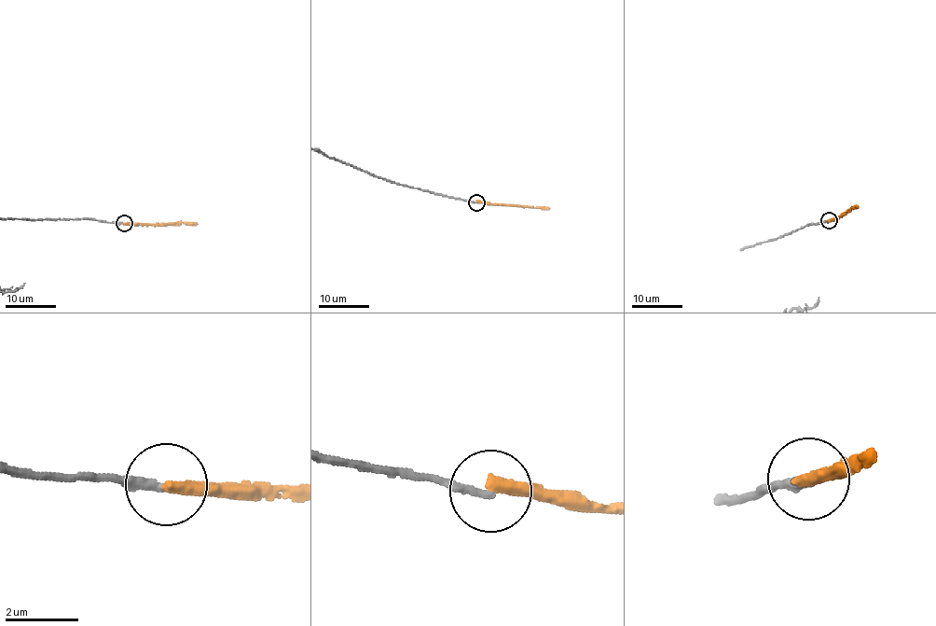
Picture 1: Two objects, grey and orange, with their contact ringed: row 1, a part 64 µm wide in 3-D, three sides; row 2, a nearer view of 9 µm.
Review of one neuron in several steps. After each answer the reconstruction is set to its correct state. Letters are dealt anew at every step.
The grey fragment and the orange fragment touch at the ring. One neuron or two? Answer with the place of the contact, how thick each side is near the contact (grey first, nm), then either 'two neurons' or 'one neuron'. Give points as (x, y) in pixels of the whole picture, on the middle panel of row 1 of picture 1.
place (476, 202); calibres 220 and 360 nm; two neurons

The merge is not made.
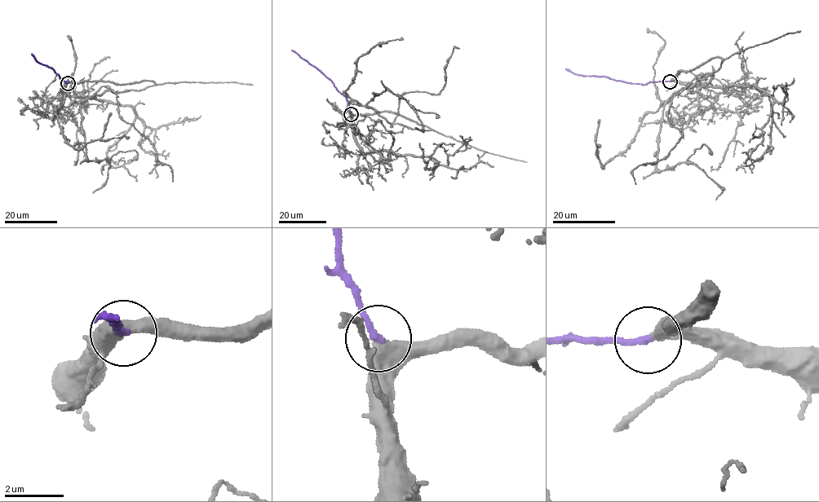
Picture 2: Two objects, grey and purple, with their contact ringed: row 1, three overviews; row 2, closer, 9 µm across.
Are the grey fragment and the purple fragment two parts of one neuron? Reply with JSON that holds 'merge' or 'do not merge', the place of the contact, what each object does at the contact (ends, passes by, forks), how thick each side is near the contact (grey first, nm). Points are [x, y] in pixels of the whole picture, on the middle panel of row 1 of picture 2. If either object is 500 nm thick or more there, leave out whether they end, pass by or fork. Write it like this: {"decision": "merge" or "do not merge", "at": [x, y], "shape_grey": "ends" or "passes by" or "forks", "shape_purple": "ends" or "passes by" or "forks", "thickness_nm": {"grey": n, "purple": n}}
{"decision": "merge", "at": [351, 114], "shape_grey": "passes by", "shape_purple": "ends", "thickness_nm": {"grey": 360, "purple": 240}}

